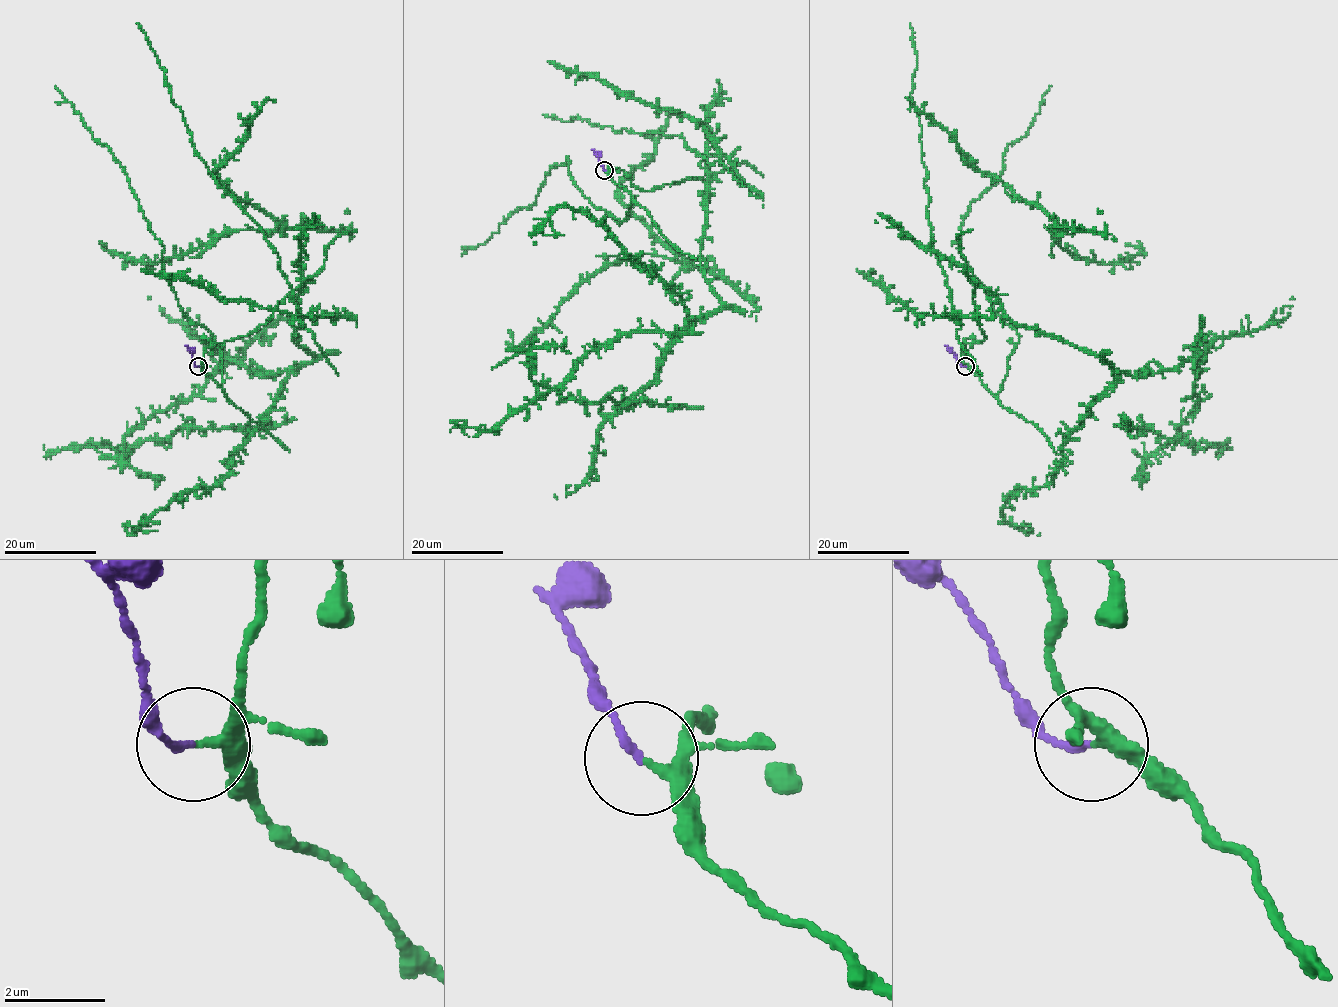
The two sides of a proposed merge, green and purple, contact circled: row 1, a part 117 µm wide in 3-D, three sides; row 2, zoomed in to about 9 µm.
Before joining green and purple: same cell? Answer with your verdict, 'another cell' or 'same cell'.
same cell

